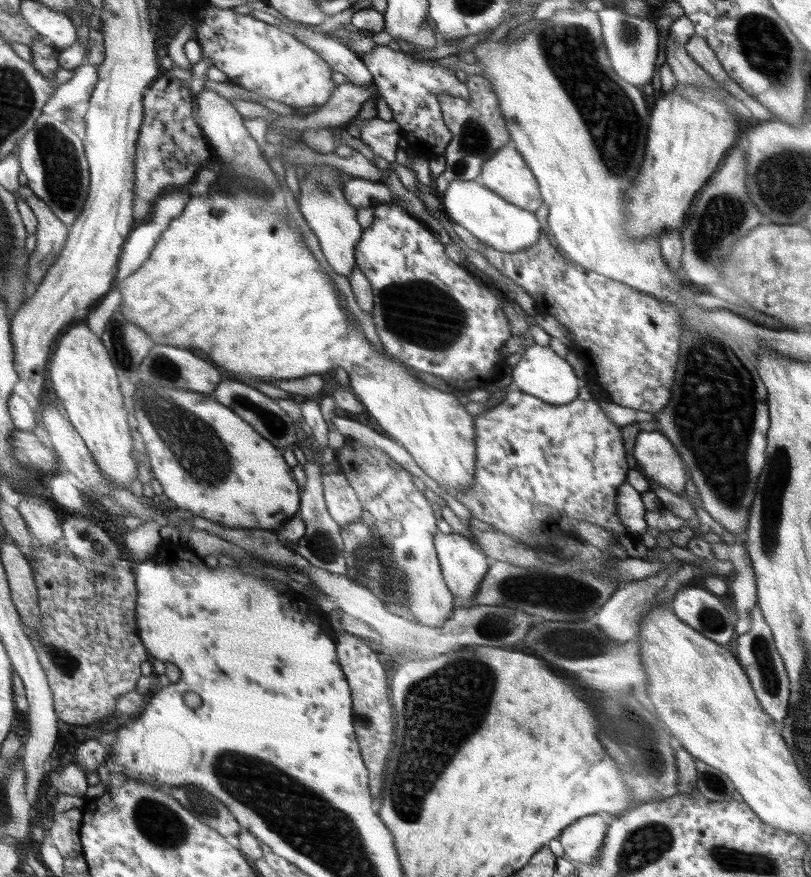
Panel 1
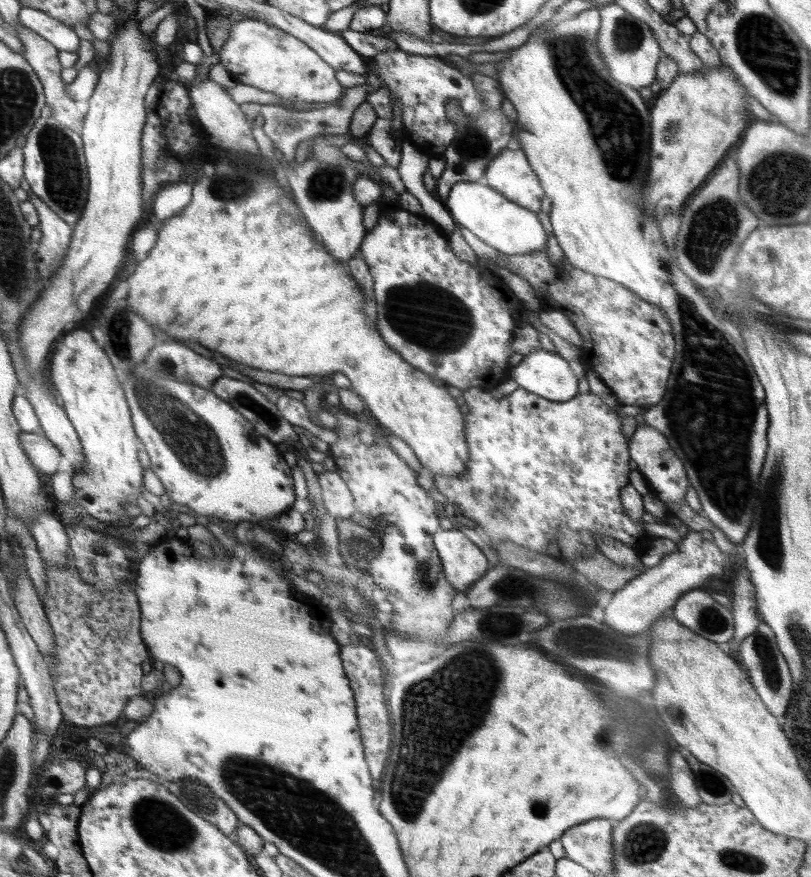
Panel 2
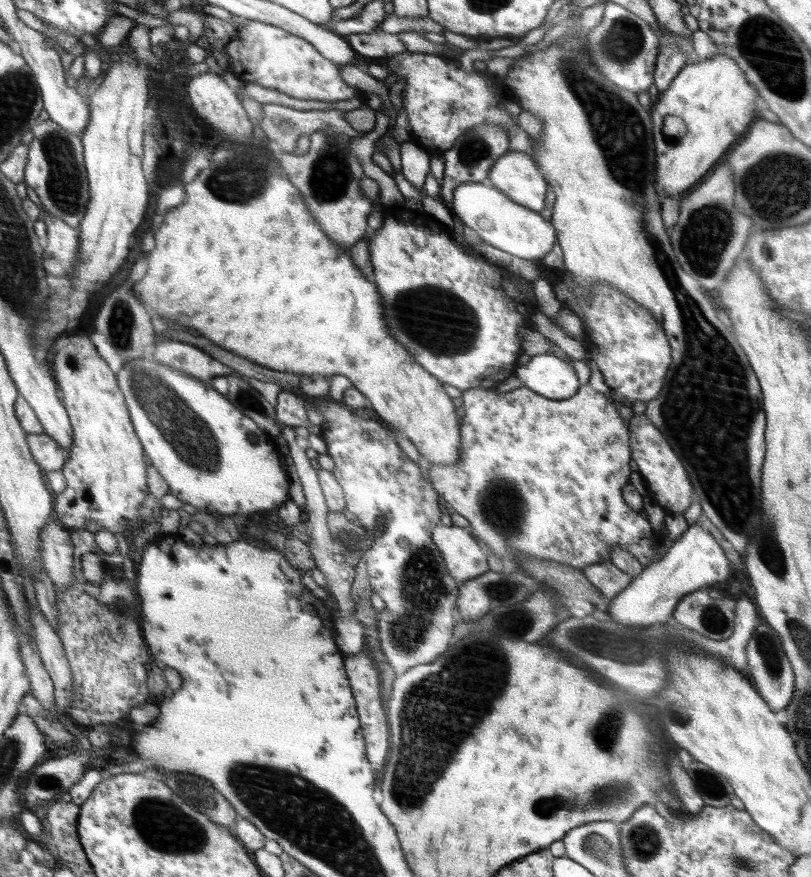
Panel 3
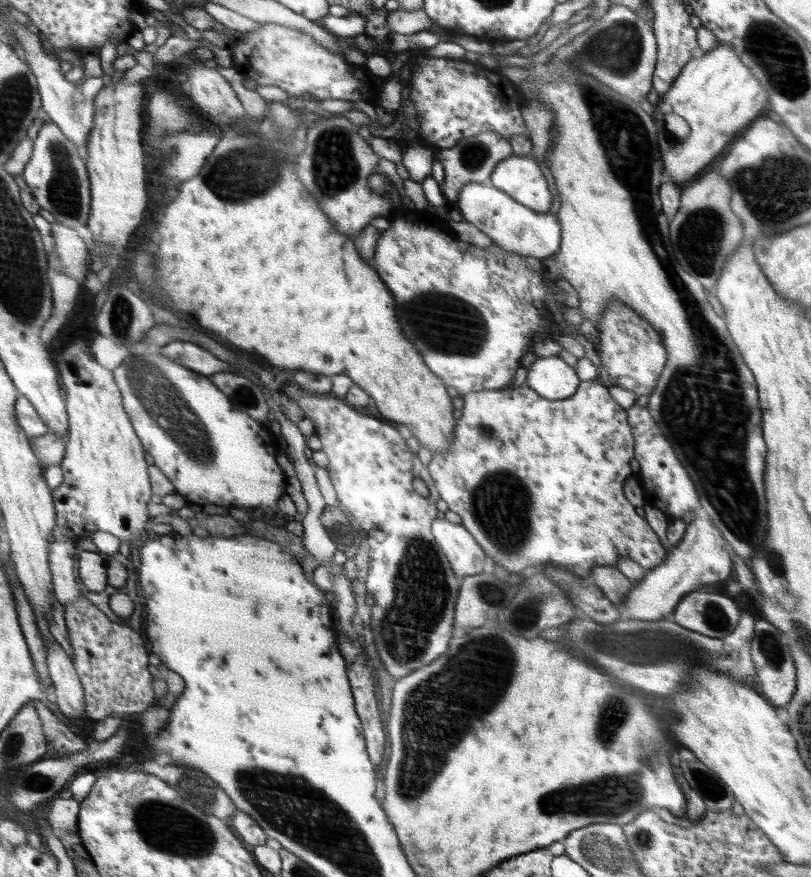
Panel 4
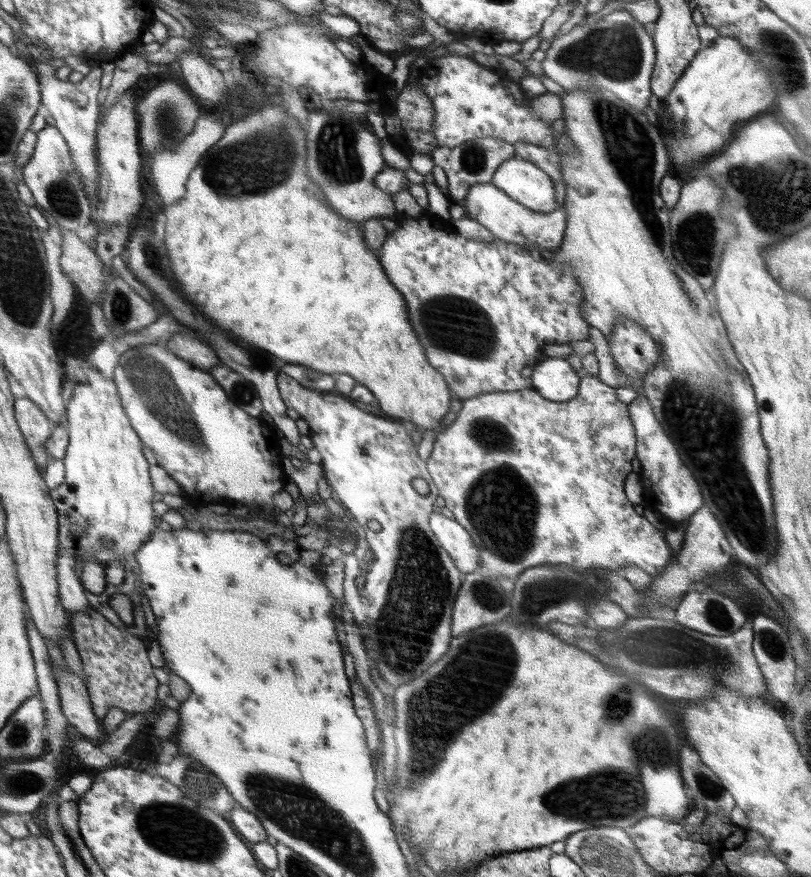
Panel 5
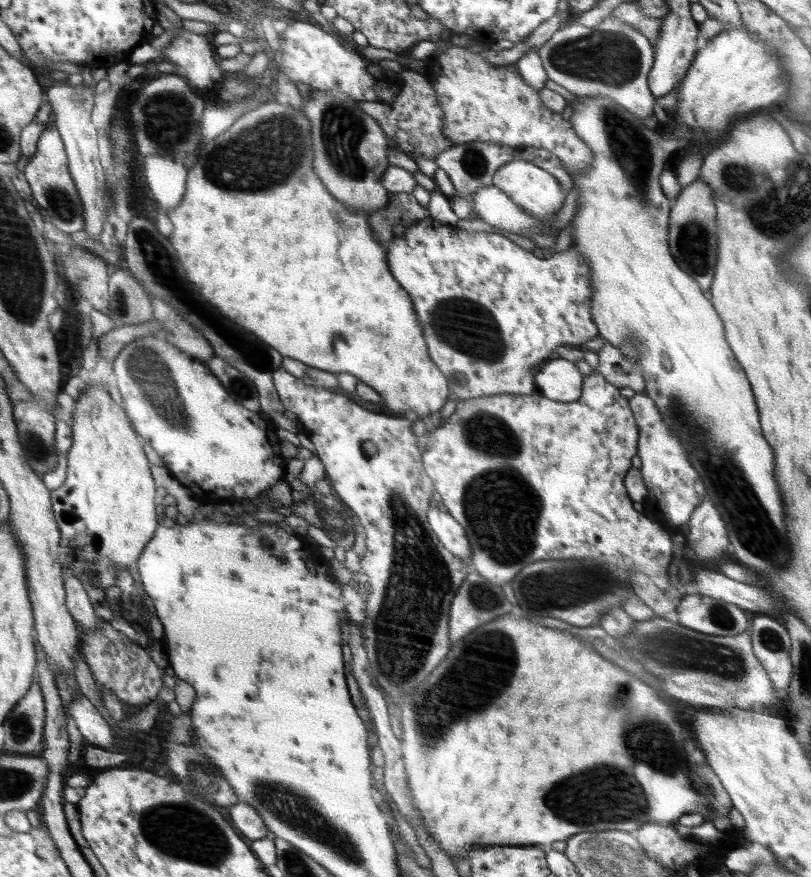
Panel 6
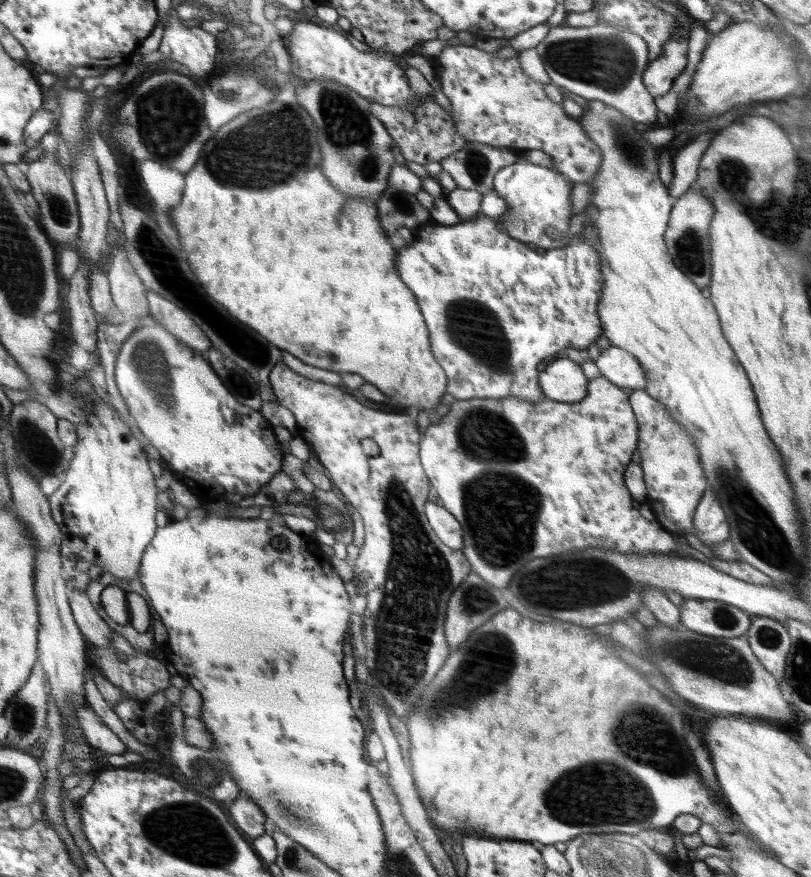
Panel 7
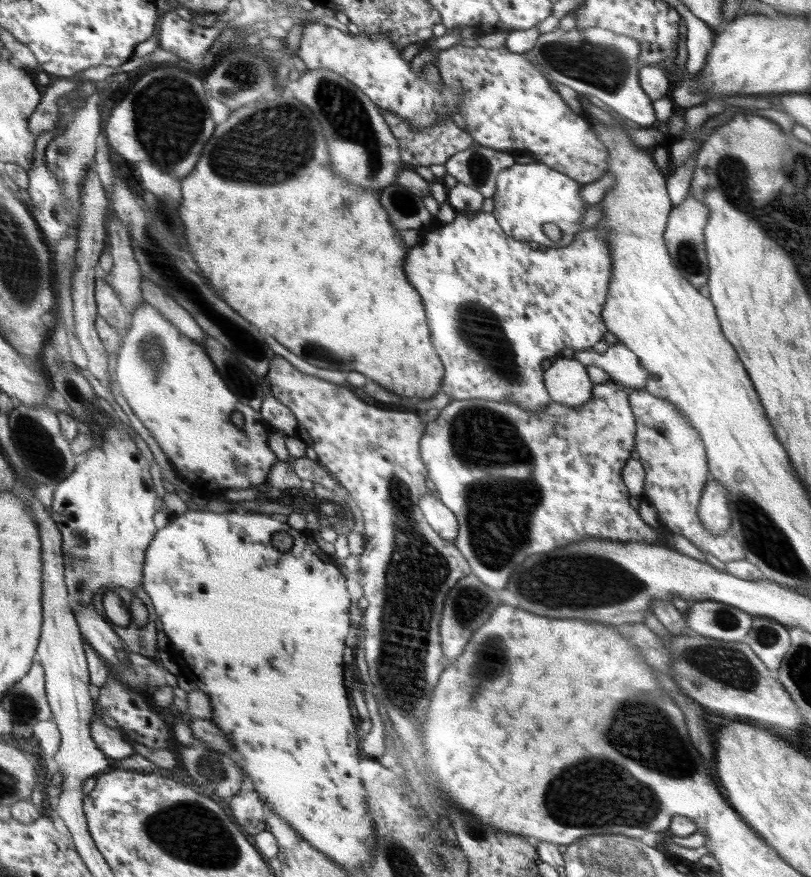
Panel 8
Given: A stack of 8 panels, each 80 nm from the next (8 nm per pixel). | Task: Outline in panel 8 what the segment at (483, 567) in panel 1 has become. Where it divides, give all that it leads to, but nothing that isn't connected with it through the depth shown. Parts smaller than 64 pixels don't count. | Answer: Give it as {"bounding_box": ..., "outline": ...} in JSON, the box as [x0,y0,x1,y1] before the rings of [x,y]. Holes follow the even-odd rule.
{"bounding_box":[418,494,458,543],"outline":[[[431,494],[418,499],[418,506],[427,523],[442,538],[454,543],[458,534],[458,523],[455,514]]]}

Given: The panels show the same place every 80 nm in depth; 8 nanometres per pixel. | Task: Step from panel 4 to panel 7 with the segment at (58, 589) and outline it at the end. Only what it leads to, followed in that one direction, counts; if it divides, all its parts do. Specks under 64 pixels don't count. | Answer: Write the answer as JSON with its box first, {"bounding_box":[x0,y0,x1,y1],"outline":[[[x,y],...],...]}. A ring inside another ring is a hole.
{"bounding_box":[70,589,114,649],"outline":[[[72,589],[70,592],[70,606],[78,628],[82,630],[84,638],[88,638],[92,645],[105,649],[109,647],[112,633],[114,632],[106,620],[100,618],[93,609],[91,600],[82,591]]]}

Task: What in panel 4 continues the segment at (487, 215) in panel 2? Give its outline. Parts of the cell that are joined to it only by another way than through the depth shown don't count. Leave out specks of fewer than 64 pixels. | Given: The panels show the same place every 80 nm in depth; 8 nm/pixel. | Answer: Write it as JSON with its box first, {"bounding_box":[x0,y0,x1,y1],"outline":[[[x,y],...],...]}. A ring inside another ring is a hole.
{"bounding_box":[457,180,562,259],"outline":[[[490,180],[484,183],[466,183],[457,196],[457,203],[464,221],[487,234],[494,245],[507,252],[546,259],[559,249],[562,227],[557,214],[541,213],[516,202],[503,190],[496,188]]]}

